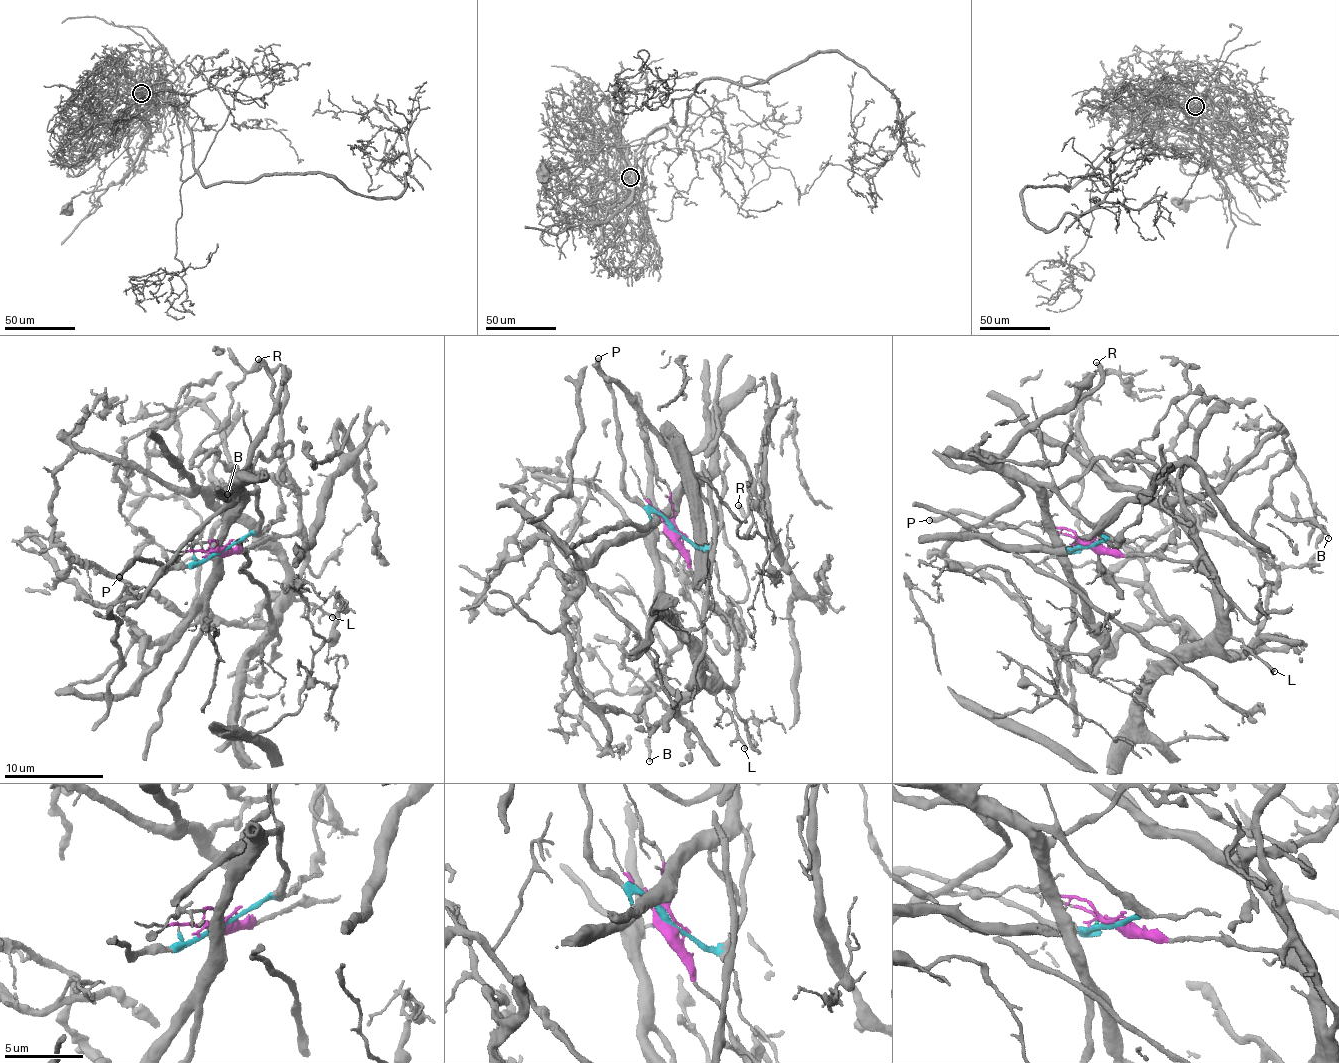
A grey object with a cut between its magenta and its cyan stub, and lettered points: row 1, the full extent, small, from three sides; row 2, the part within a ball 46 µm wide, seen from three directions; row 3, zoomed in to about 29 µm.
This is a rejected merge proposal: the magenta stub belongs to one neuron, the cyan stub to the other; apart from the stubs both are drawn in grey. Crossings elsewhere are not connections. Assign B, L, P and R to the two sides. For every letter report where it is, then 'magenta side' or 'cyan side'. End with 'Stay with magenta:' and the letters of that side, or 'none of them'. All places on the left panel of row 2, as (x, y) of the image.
B: (227, 494) | cyan side
L: (332, 617) | magenta side
P: (119, 577) | cyan side
R: (258, 359) | cyan side
Stay with magenta: L

